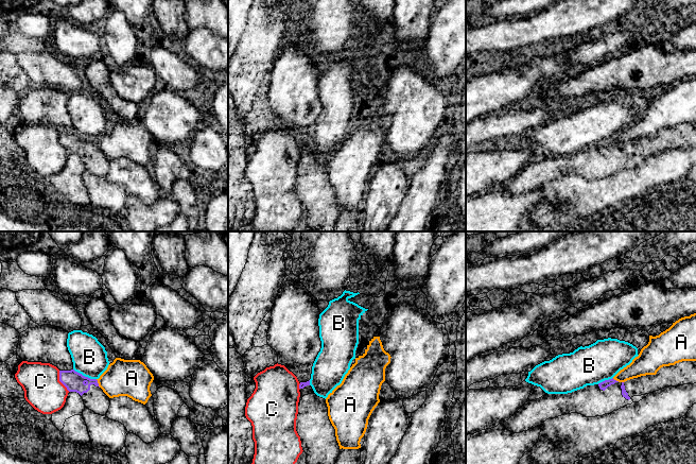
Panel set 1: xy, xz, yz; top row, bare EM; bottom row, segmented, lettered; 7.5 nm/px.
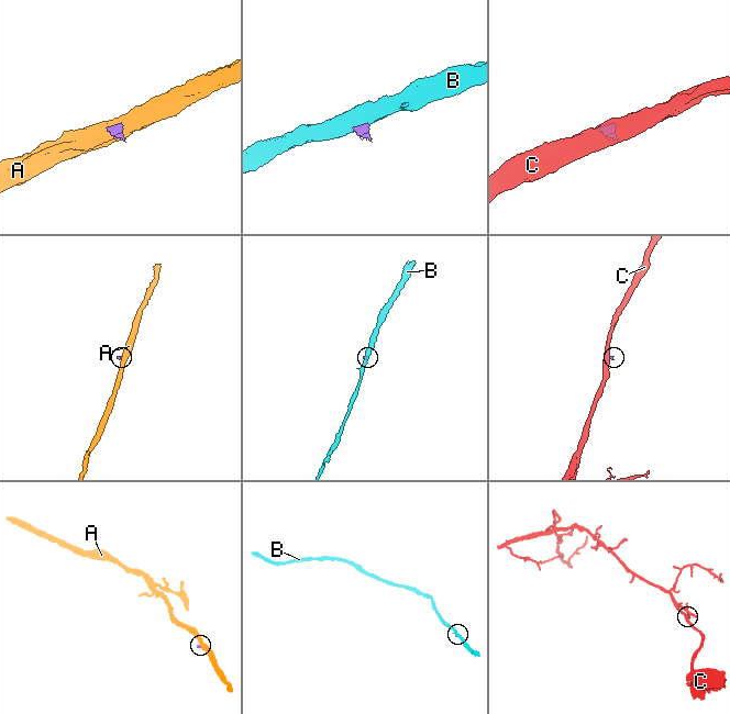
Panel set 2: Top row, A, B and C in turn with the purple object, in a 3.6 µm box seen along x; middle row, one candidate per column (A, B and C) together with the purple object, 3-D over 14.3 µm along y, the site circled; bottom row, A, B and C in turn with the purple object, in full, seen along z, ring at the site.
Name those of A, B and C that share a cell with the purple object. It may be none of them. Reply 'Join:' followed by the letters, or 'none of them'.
Join: none of them

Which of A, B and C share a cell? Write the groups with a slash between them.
A / B / C

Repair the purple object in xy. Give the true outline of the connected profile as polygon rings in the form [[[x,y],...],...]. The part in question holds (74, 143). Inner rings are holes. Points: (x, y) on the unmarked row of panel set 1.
[[[71,132],[59,133],[59,143],[69,154],[76,154],[82,158],[85,170],[95,176],[106,177],[110,168],[109,159],[99,149],[97,141],[90,141]]]

